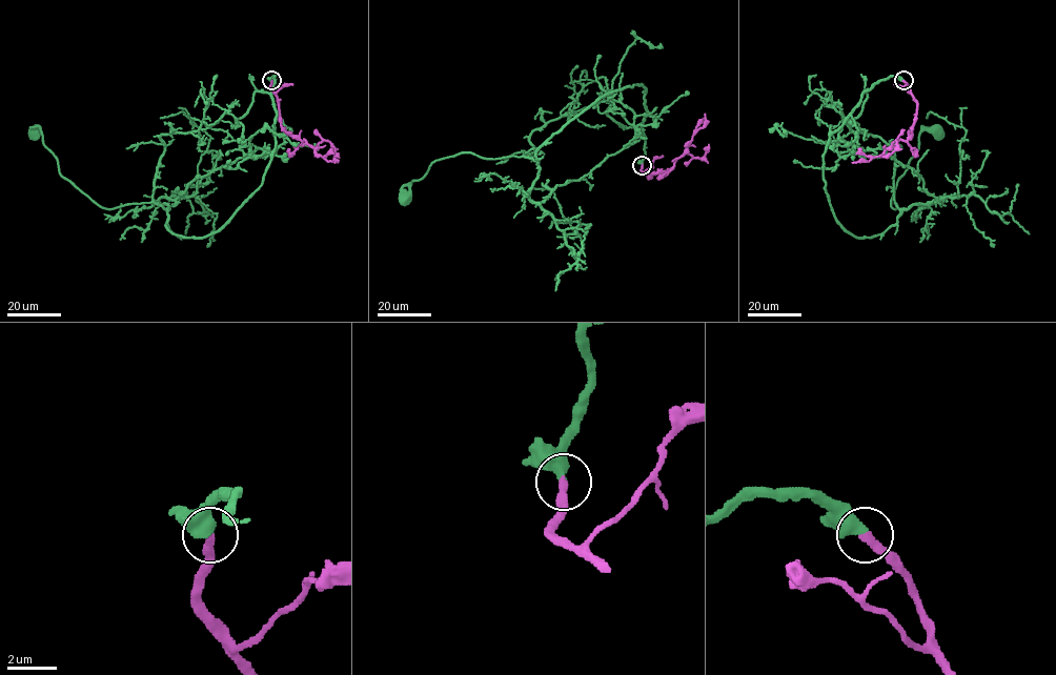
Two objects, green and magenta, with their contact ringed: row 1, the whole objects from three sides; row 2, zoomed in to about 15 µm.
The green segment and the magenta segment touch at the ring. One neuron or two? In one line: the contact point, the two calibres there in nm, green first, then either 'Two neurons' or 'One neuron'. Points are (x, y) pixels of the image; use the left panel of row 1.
Place: (271, 80). Thickness 550 nm (green) against 360 nm. One neuron

